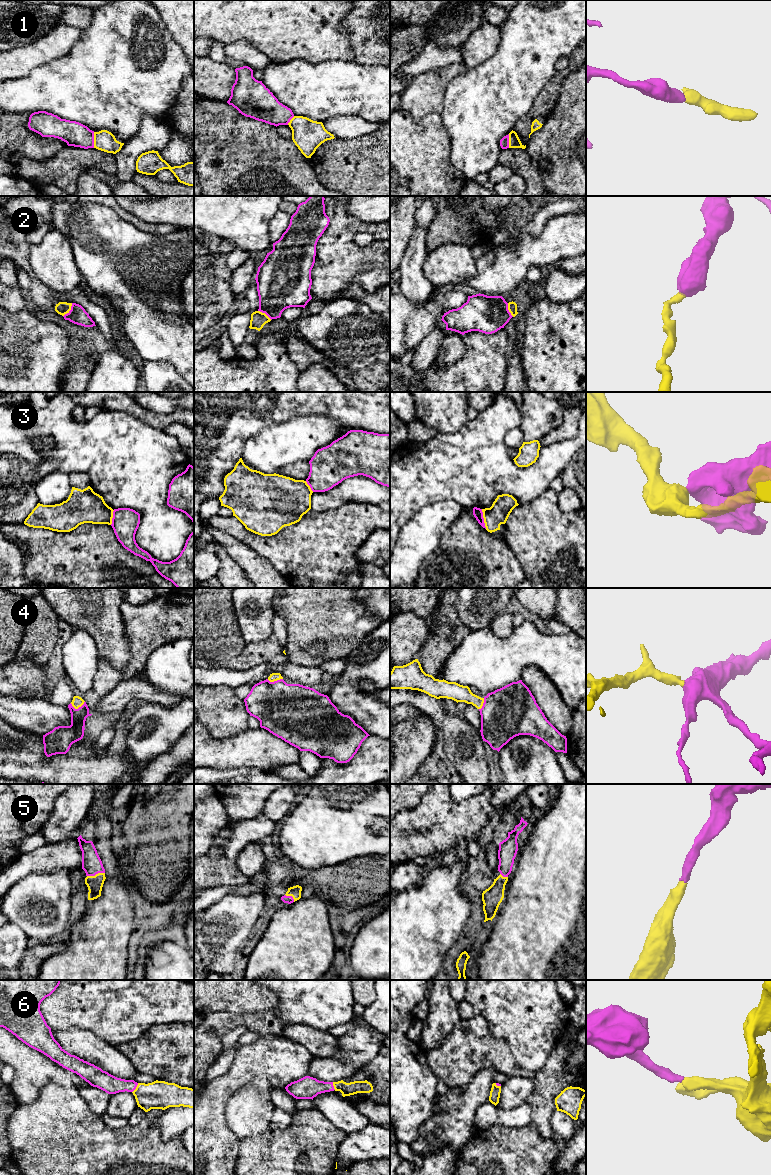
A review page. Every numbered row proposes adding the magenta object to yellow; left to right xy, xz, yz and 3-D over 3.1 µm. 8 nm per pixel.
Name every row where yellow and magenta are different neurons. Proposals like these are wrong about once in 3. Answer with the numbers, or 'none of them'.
1, 3

